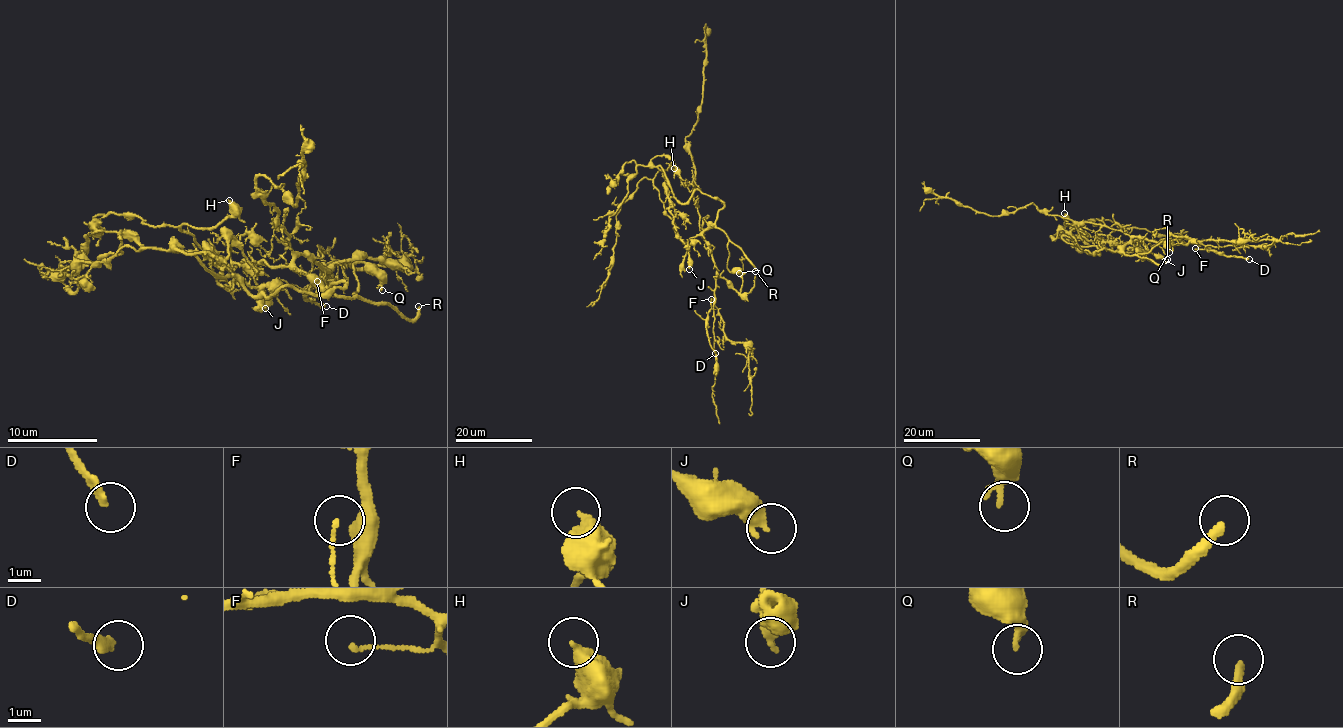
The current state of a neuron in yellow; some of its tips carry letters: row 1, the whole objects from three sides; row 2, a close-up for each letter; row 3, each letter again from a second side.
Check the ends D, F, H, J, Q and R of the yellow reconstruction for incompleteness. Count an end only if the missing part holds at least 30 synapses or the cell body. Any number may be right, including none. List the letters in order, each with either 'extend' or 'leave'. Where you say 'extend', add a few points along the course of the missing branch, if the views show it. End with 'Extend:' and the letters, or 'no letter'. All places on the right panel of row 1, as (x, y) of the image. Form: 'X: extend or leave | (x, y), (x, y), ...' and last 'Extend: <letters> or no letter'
D: leave
F: leave
H: leave
J: leave
Q: leave
R: extend | (1167, 259), (1253, 238), (1236, 238), (1254, 253), (1257, 245), (1272, 138), (1215, 96)
Extend: R

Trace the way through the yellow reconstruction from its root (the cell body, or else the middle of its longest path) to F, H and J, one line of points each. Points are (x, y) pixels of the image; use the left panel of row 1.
F: (274, 265), (287, 265), (299, 254), (305, 254), (328, 272), (323, 270), (314, 283), (317, 281)
H: (274, 265), (260, 261), (229, 268), (181, 229), (183, 225), (220, 225), (231, 213), (229, 200)
J: (274, 265), (267, 265), (262, 261), (247, 265), (251, 274), (249, 283), (262, 286), (265, 308)

